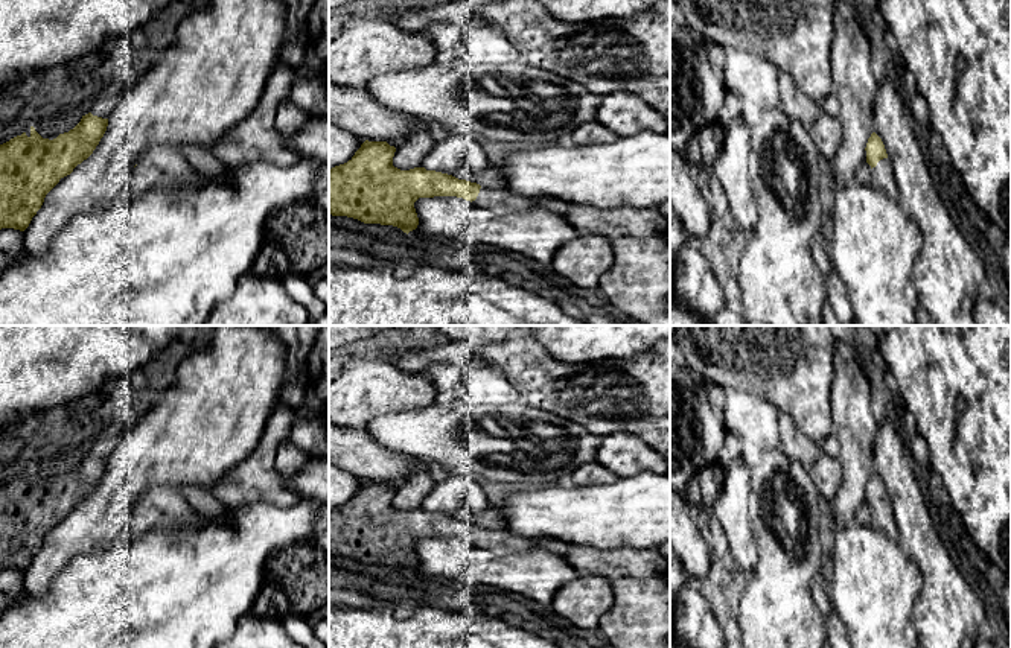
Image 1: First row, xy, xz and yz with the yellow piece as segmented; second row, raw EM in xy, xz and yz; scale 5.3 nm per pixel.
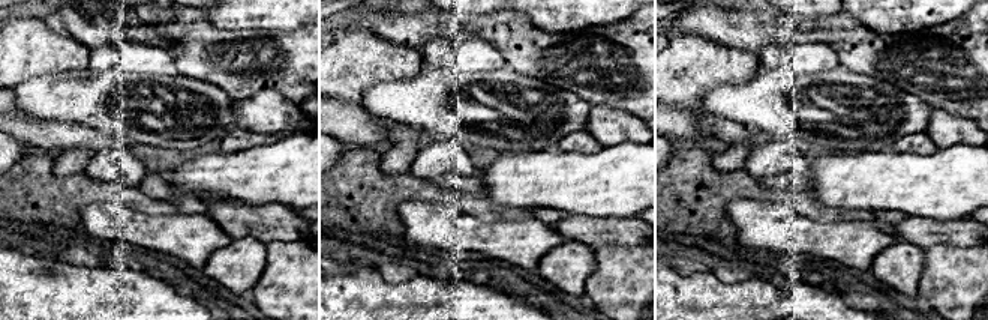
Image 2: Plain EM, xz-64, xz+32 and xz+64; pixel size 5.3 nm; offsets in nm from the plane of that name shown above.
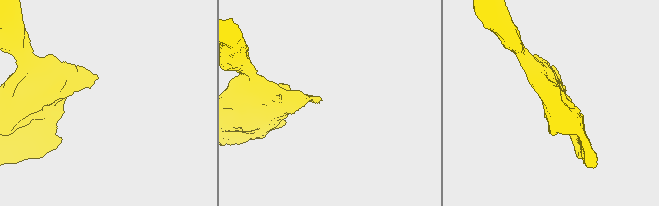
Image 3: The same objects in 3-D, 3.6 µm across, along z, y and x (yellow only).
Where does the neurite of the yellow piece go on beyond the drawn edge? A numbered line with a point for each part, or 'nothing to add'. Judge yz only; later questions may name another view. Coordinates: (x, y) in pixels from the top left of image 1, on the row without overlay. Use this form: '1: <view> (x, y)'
1: yz (882, 519)

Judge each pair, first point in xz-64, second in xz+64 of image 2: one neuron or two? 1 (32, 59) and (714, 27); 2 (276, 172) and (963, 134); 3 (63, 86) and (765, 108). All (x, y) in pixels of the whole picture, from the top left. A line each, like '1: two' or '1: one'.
1: two
2: two
3: one

